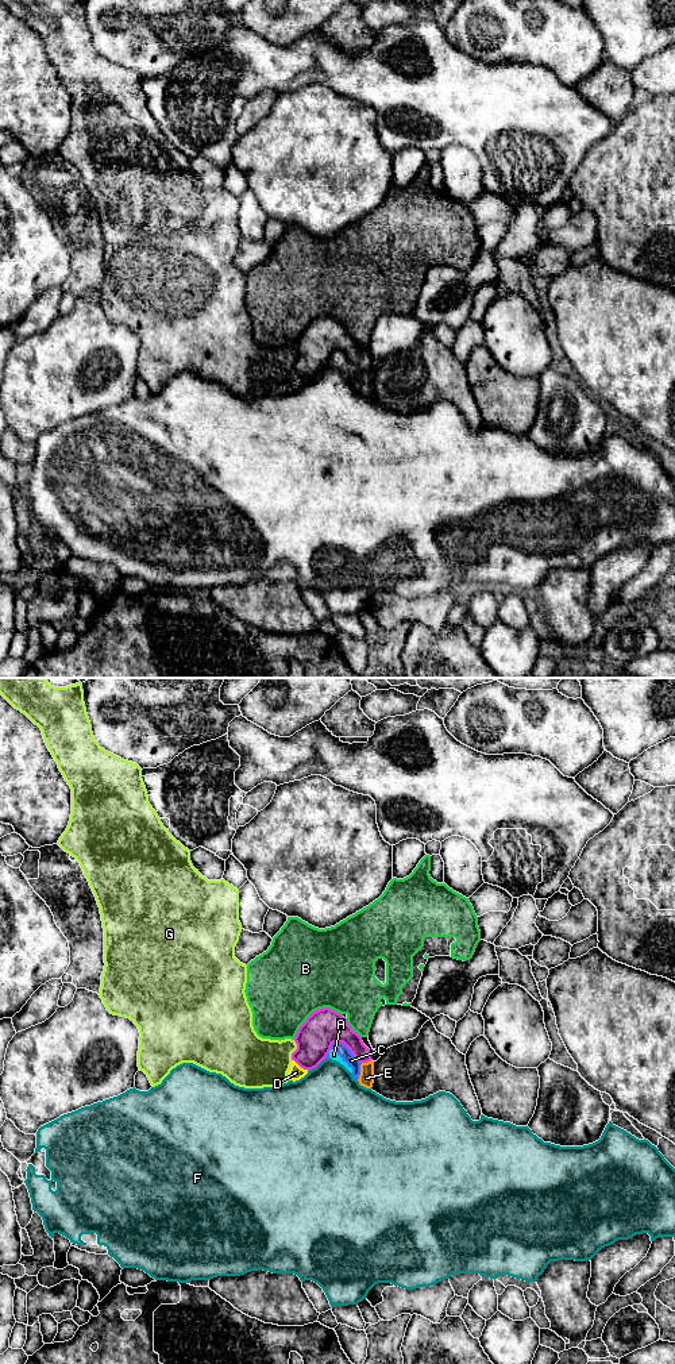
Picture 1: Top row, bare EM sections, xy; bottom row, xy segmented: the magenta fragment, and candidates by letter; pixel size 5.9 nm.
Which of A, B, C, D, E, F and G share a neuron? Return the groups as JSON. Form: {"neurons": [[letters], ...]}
{"neurons": [["A", "C", "D", "E", "G"], ["B"], ["F"]]}

